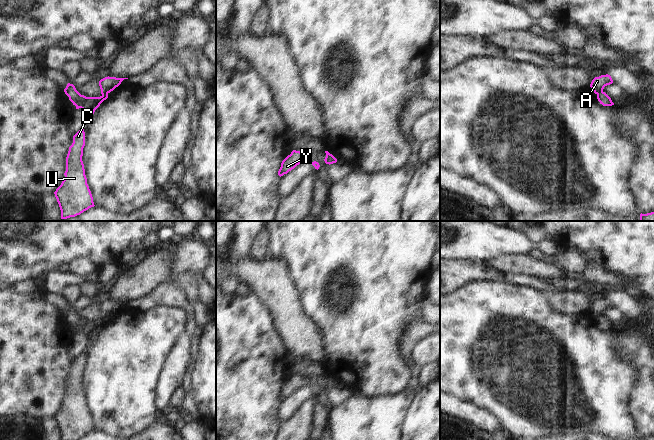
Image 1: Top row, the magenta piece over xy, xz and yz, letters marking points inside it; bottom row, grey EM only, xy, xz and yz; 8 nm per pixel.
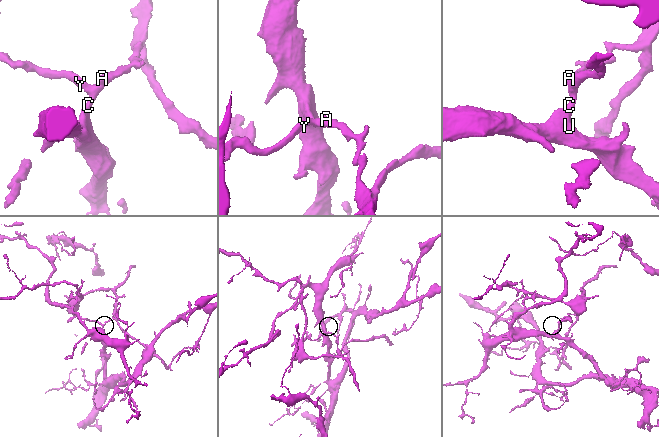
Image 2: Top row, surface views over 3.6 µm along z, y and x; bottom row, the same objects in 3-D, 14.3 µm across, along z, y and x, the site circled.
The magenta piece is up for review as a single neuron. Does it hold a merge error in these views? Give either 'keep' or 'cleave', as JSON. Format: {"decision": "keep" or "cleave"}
{"decision": "cleave"}

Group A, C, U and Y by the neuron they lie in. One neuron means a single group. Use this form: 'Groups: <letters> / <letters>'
Groups: A / C U Y.

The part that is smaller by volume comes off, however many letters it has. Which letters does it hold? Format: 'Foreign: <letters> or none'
Foreign: A

